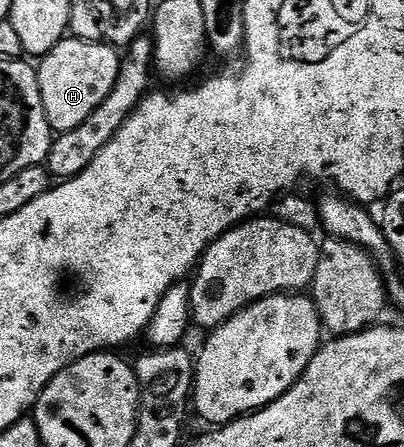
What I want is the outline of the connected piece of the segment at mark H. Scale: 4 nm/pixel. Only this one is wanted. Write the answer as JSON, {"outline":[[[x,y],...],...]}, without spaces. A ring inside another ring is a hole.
{"outline":[[[65,38],[42,57],[36,77],[40,83],[42,106],[53,133],[69,132],[82,126],[82,122],[86,122],[86,118],[90,118],[90,114],[94,114],[94,110],[106,102],[120,77],[122,56],[116,52],[119,51],[113,45],[100,40],[86,42]]]}

